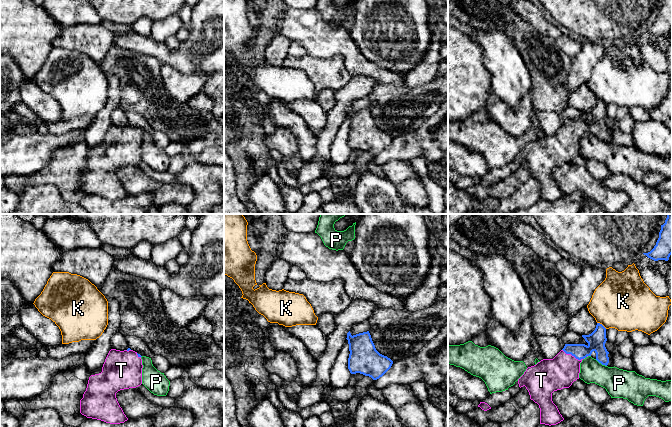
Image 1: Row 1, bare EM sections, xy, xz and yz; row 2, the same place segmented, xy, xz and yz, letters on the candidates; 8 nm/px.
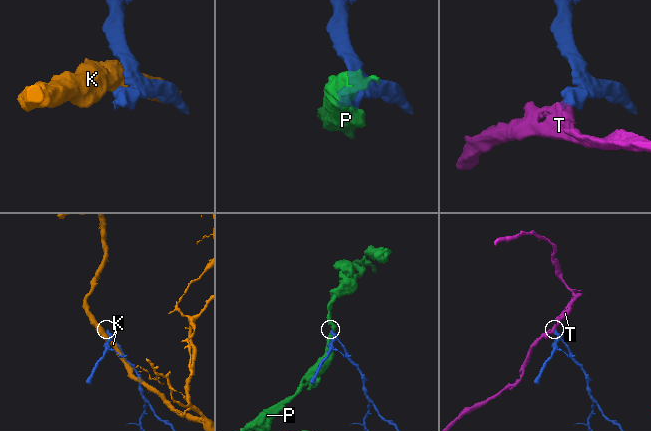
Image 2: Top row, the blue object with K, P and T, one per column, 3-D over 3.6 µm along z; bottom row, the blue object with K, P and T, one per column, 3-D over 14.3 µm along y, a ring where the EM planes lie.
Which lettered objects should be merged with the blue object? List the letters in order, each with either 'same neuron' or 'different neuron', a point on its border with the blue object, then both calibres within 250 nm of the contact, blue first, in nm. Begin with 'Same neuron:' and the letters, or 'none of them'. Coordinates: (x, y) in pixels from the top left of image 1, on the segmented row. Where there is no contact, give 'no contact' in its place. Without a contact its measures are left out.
Same neuron: T
K: different neuron; contact yz (601, 324); calibres 150 and 460 nm
P: different neuron; contact yz (601, 363); calibres 150 and 240 nm
T: same neuron; contact yz (573, 355); calibres 150 and 260 nm

